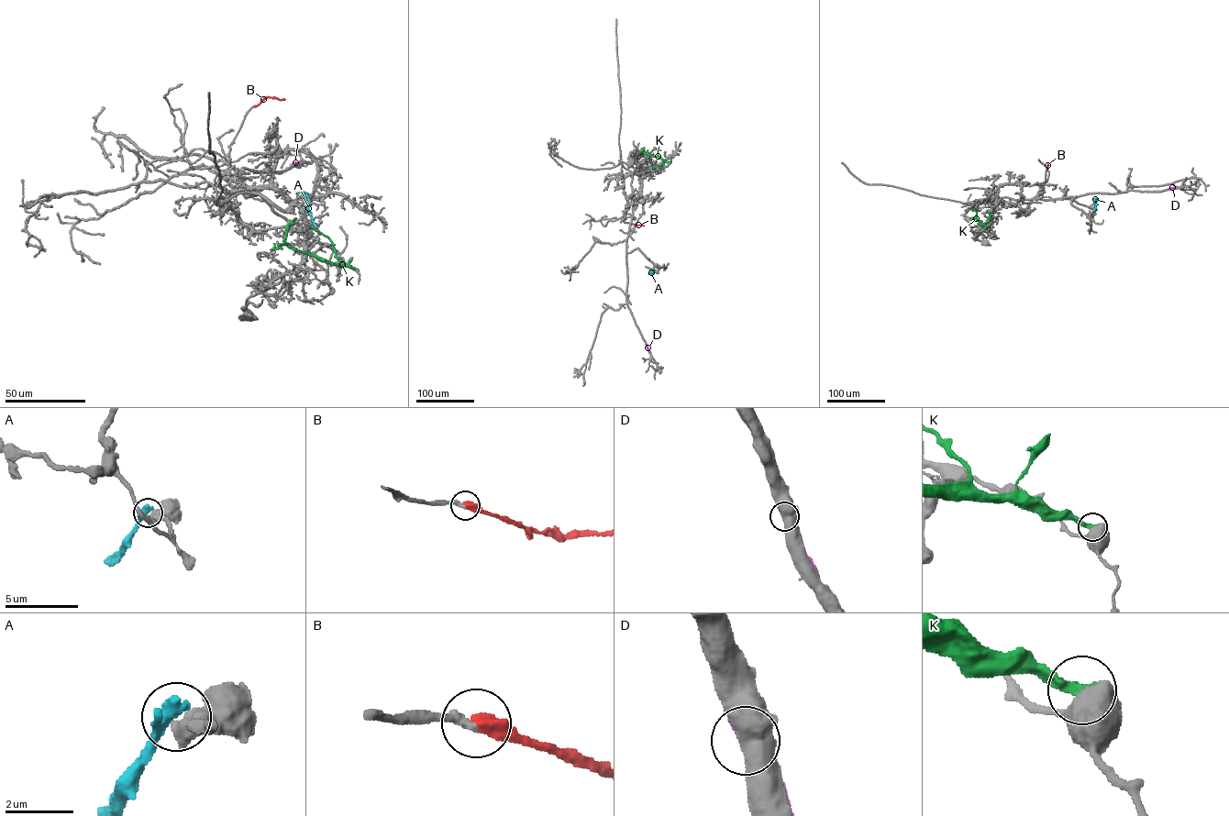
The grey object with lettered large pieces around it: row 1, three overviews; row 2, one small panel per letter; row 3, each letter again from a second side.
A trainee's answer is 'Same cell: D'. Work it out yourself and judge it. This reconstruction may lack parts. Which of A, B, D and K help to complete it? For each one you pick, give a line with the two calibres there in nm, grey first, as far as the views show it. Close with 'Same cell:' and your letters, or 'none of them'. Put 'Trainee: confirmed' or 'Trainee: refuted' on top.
Trainee: refuted
B: Thickness 320 nm (grey) against 550 nm
Same cell: B

